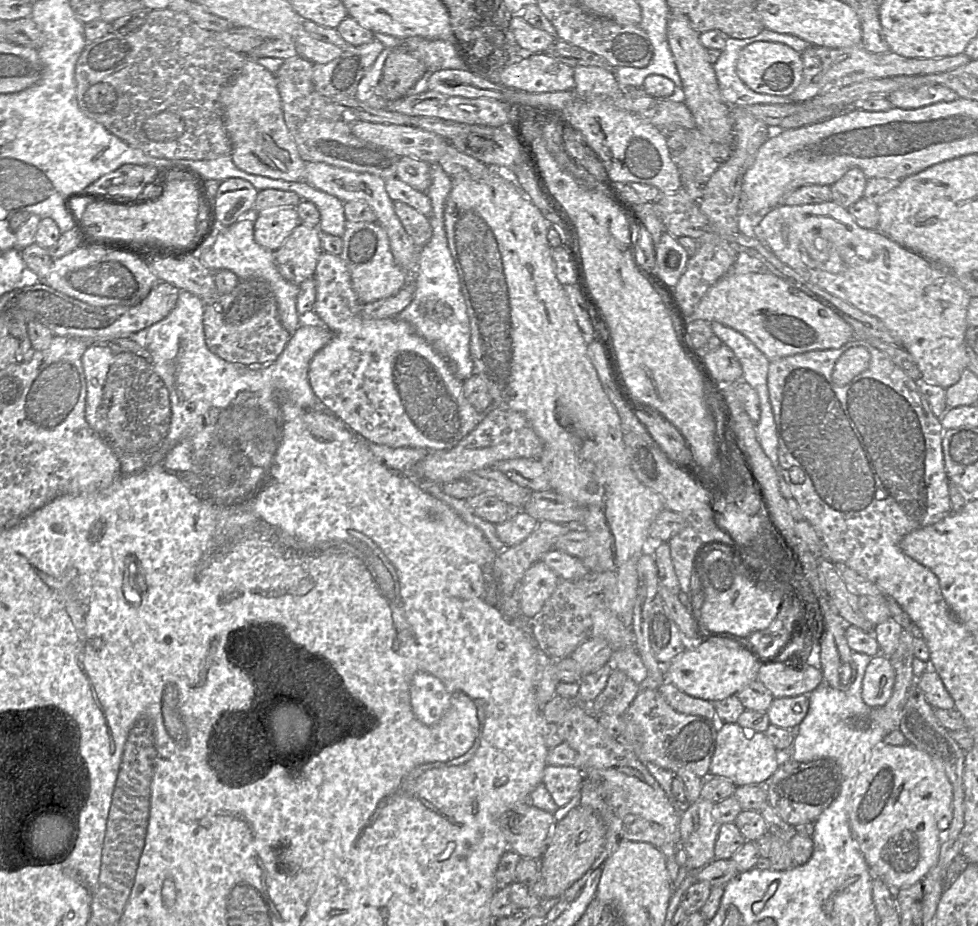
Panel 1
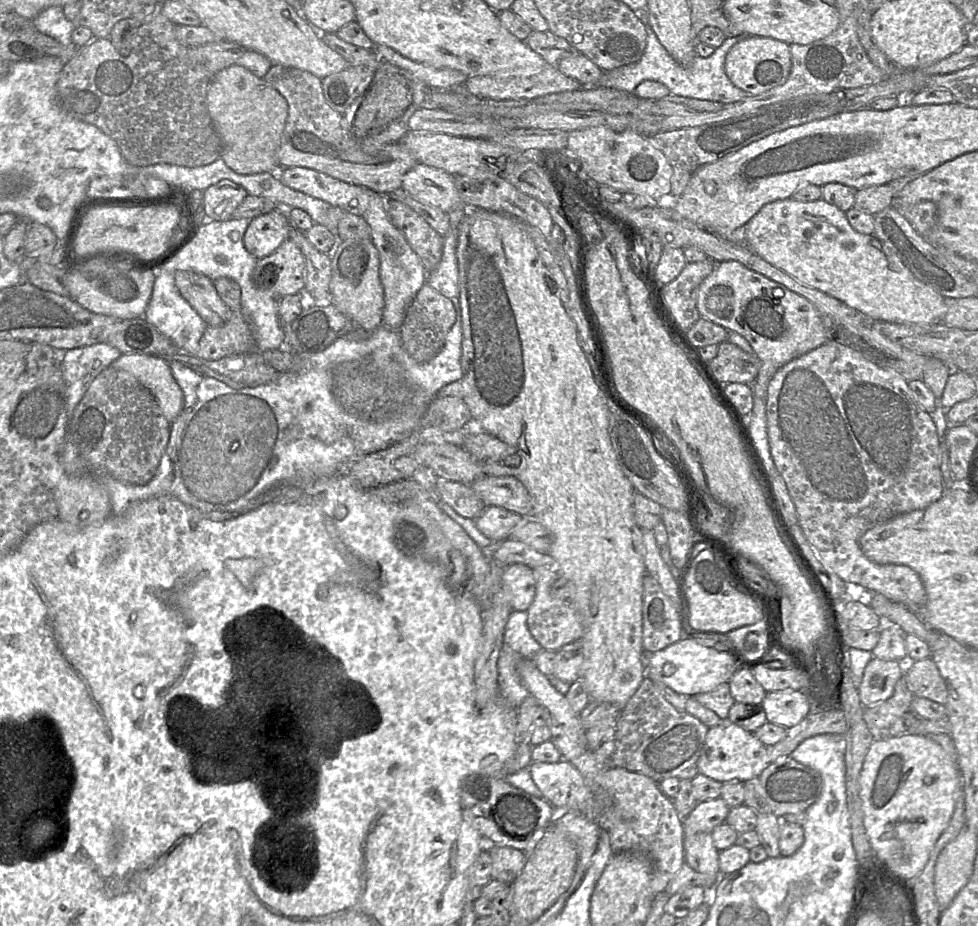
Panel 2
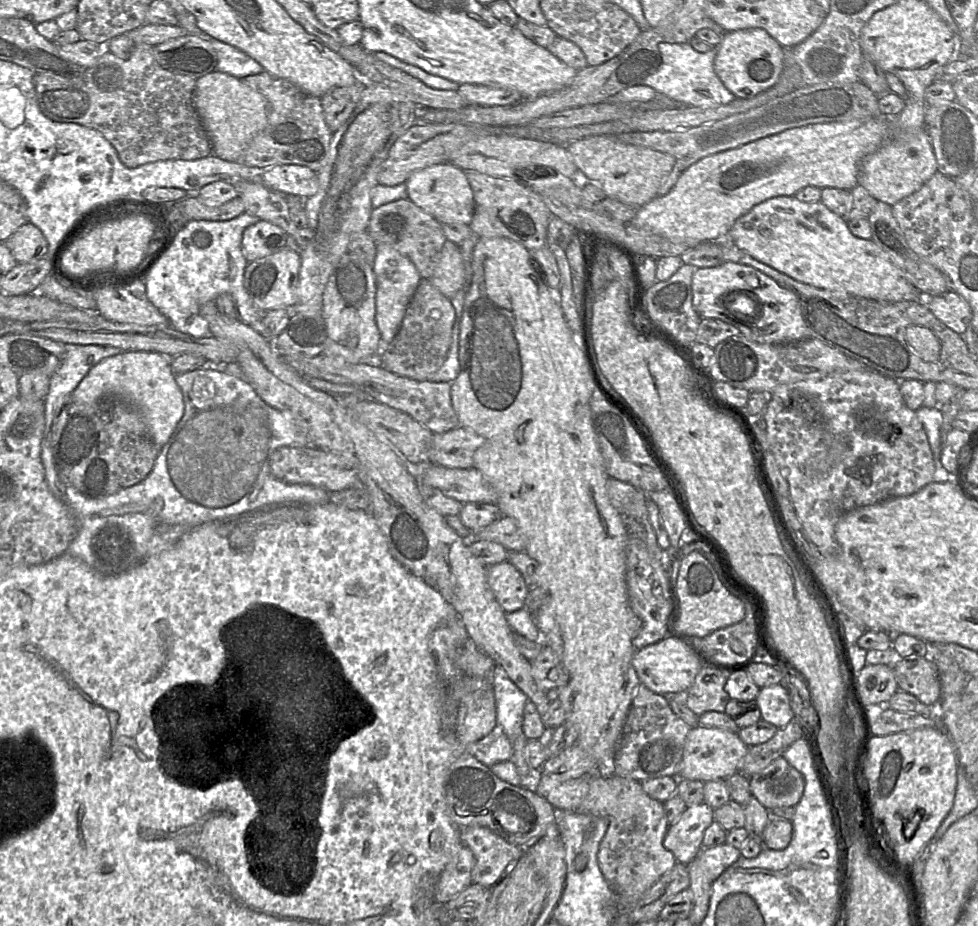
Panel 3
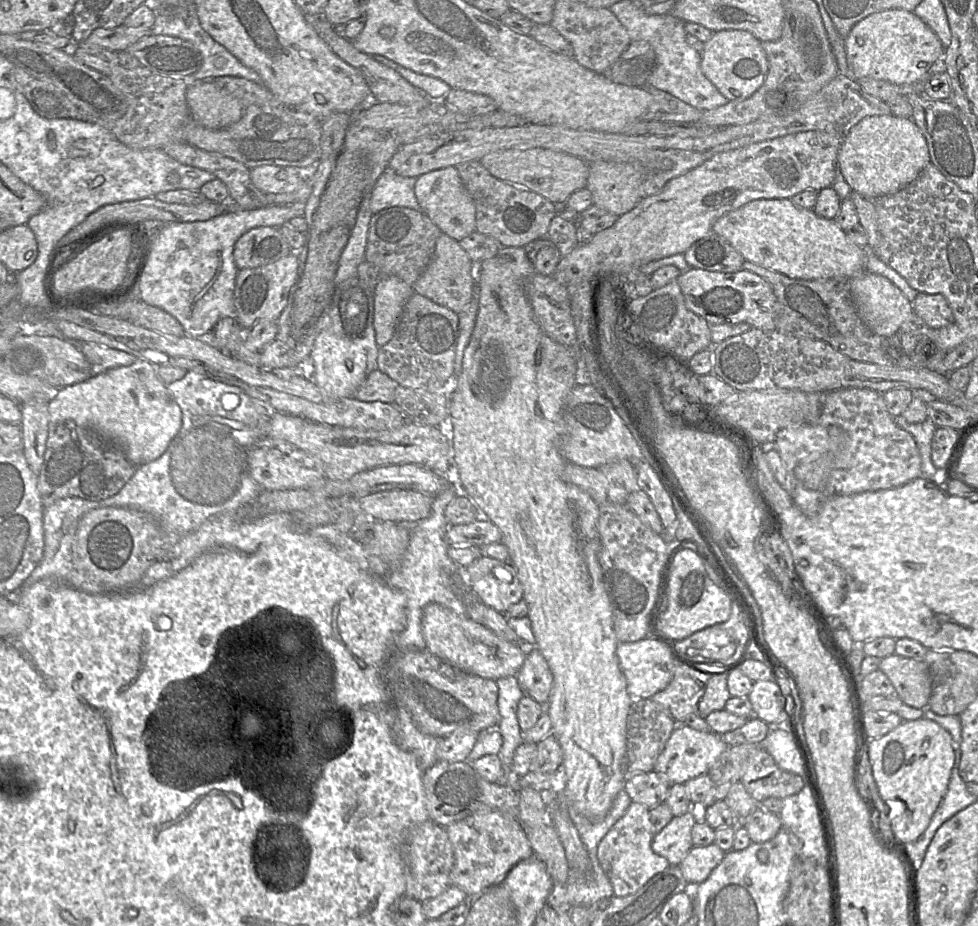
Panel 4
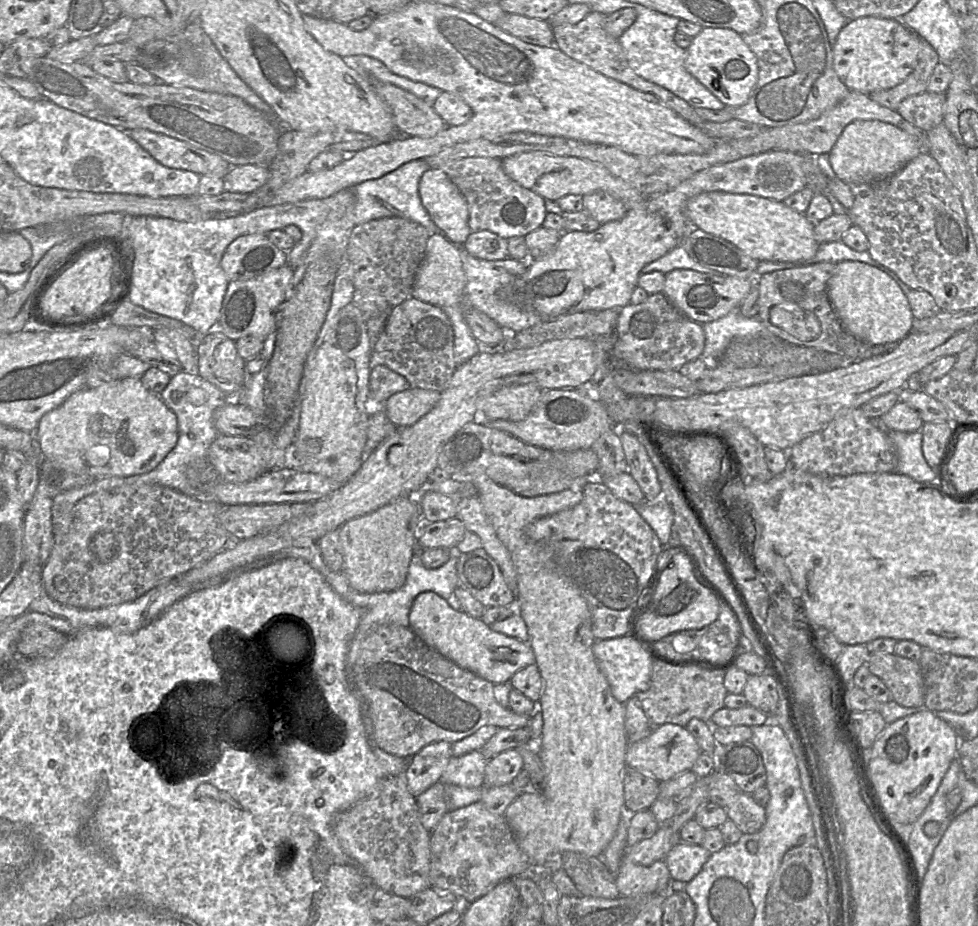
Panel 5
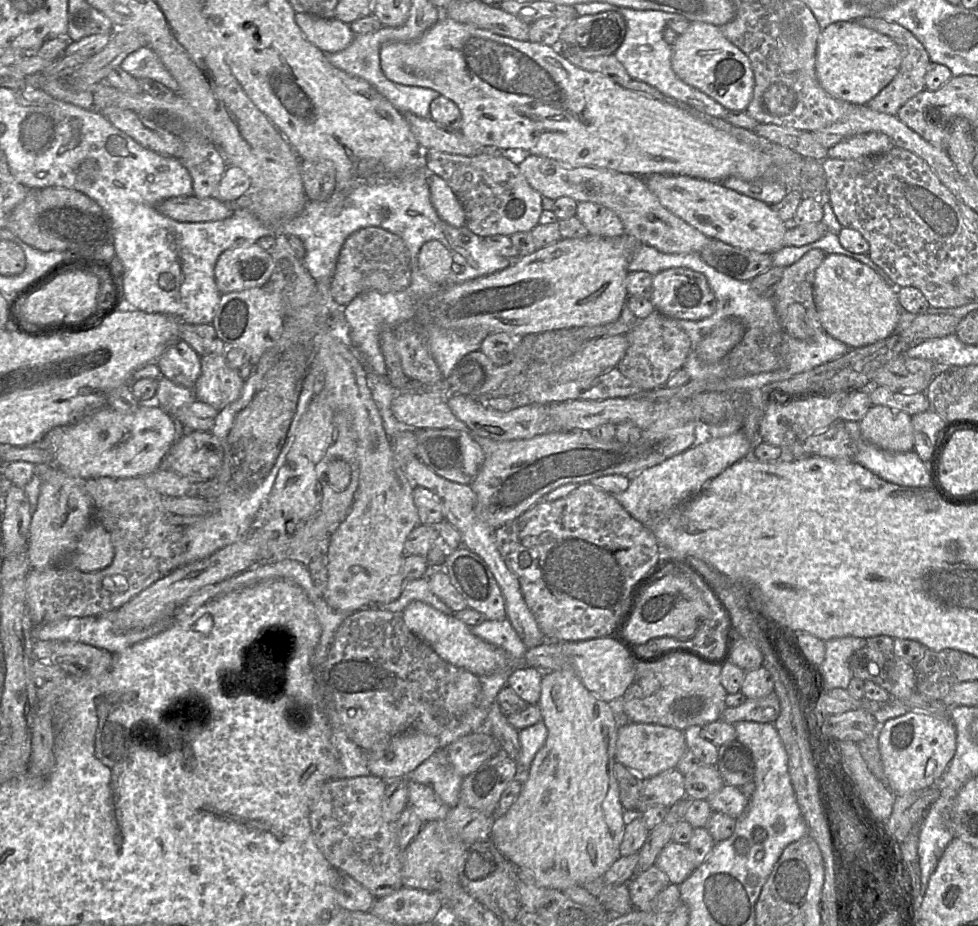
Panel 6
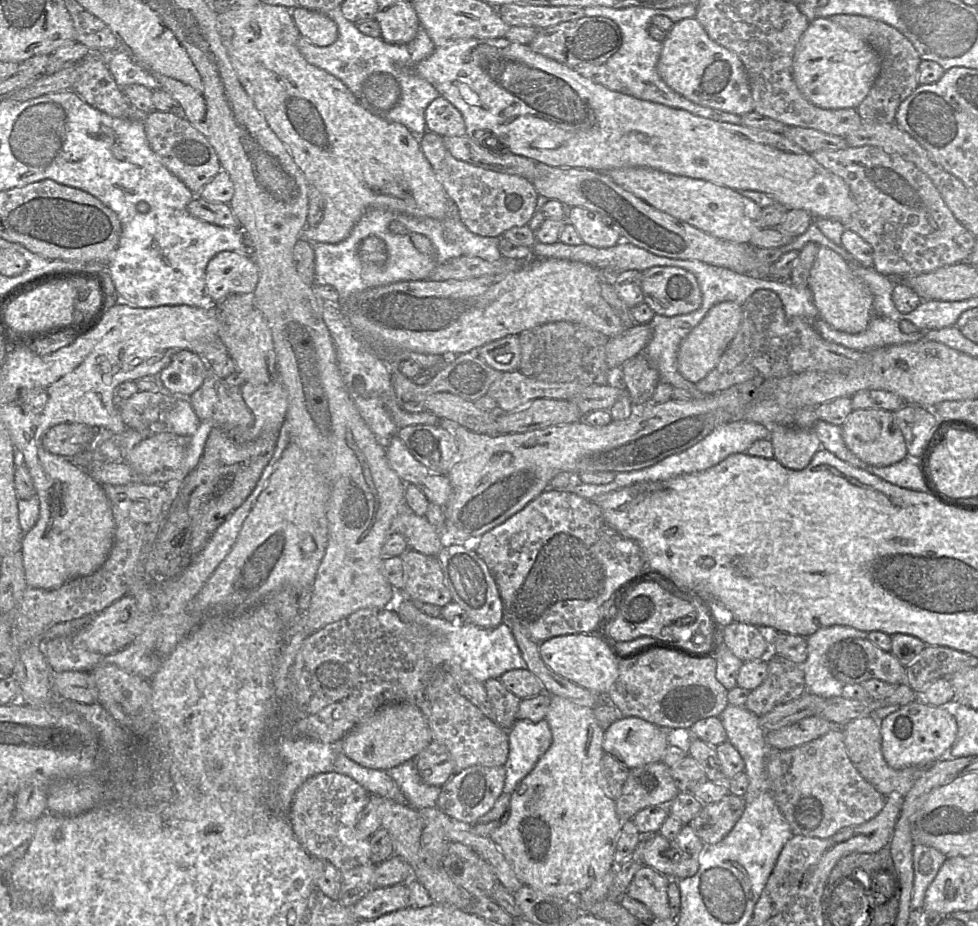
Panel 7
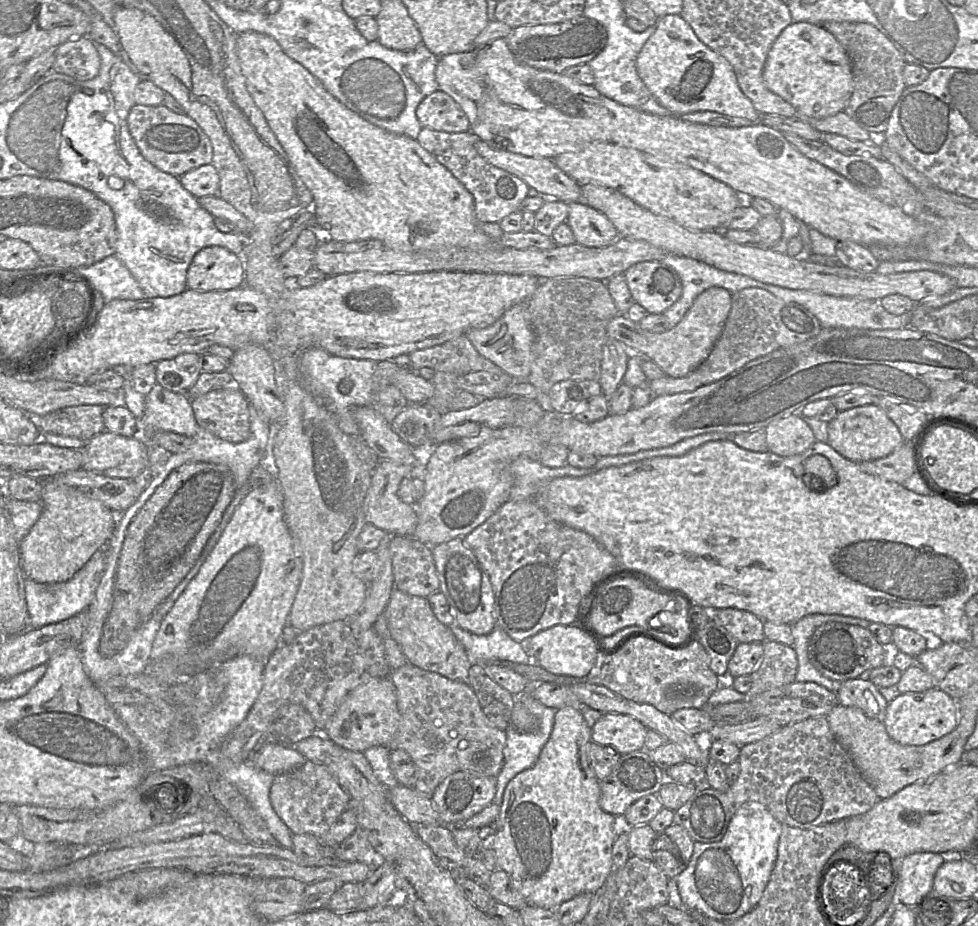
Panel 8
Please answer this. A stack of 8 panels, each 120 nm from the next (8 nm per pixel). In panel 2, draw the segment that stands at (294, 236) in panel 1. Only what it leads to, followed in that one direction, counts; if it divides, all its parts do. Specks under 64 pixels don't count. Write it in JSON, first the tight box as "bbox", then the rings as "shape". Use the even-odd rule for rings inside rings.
{"bbox":[252,238,306,300],"shape":[[[287,238],[272,254],[258,260],[252,281],[261,292],[280,300],[305,288],[306,263],[301,250]]]}

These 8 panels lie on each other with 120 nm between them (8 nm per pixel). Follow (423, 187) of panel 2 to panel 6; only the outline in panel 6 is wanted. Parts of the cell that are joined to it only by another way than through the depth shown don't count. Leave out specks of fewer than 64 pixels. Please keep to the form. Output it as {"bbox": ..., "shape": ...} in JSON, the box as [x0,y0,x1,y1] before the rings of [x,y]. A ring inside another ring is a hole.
{"bbox":[428,174,466,228],"shape":[[[428,174],[430,198],[439,218],[454,228],[466,225],[465,212],[462,204],[440,176]]]}

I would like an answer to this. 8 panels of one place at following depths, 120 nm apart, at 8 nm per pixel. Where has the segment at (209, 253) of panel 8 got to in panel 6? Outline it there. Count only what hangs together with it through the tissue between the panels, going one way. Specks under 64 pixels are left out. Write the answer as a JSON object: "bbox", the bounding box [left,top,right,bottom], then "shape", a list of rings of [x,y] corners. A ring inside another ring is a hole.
{"bbox":[214,243,274,295],"shape":[[[253,243],[224,251],[216,262],[214,276],[223,295],[264,286],[274,268],[271,253]]]}

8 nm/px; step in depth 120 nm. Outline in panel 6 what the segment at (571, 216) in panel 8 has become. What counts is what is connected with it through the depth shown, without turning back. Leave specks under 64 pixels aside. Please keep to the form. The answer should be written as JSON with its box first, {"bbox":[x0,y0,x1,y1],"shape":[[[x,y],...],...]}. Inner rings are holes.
{"bbox":[575,202,625,237],"shape":[[[578,202],[575,215],[586,227],[589,235],[617,237],[625,233],[618,215],[600,204]]]}

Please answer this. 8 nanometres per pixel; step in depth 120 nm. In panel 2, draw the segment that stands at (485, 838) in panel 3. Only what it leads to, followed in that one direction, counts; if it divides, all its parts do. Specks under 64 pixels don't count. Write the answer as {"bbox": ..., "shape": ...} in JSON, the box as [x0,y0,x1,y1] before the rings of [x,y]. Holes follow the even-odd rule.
{"bbox":[484,841,526,882],"shape":[[[484,841],[484,850],[492,859],[492,880],[513,882],[522,872],[526,863],[526,853],[512,847],[498,846]]]}

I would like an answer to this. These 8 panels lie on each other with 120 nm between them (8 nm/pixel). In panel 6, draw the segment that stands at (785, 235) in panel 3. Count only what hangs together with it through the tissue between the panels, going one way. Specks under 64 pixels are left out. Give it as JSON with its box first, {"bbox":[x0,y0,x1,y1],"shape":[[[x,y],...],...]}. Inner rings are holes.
{"bbox":[640,174,788,253],"shape":[[[651,174],[640,177],[666,209],[708,238],[760,253],[773,253],[784,247],[783,237],[788,225],[770,205],[760,200],[726,188],[720,182],[686,175]]]}

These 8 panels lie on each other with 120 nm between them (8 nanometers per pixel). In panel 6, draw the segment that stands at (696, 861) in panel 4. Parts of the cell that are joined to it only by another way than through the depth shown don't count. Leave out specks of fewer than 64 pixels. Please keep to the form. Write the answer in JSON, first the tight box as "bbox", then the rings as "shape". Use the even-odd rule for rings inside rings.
{"bbox":[655,842,695,885],"shape":[[[669,842],[659,853],[655,865],[662,870],[672,884],[680,885],[695,868],[695,857],[687,844]]]}

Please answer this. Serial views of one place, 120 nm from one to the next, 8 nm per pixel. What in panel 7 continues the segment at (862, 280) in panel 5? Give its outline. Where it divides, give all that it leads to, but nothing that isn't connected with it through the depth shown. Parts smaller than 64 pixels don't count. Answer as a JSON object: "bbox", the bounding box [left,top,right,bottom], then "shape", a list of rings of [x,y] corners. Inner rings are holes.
{"bbox":[809,246,873,334],"shape":[[[820,246],[810,271],[809,288],[819,317],[835,330],[848,334],[864,331],[872,318],[873,294],[869,287],[854,275],[851,265],[833,250]]]}

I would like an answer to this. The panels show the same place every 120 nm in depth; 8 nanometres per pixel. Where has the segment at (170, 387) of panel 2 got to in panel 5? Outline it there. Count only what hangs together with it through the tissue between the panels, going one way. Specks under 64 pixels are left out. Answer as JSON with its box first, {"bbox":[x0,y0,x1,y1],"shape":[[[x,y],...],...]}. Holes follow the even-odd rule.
{"bbox":[34,378,178,479],"shape":[[[141,378],[114,379],[99,387],[84,387],[71,394],[60,406],[42,416],[34,432],[34,439],[42,457],[54,460],[70,471],[104,479],[145,474],[156,468],[178,441],[176,414],[161,397],[147,390]]]}

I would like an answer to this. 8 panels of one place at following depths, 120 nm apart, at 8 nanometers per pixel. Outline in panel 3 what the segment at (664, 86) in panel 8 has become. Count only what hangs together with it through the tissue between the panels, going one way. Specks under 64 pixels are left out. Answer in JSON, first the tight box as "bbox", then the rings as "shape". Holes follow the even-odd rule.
{"bbox":[714,29,784,99],"shape":[[[740,29],[726,32],[716,48],[714,71],[724,86],[738,99],[752,98],[773,86],[782,71],[784,47],[765,30]]]}

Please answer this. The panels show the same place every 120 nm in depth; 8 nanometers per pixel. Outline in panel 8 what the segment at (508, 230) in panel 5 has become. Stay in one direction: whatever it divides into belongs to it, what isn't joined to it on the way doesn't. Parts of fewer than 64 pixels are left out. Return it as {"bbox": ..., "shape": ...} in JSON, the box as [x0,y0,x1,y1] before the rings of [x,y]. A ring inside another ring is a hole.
{"bbox":[416,127,529,223],"shape":[[[422,127],[416,140],[472,194],[478,222],[499,223],[509,214],[520,211],[529,186],[517,176],[491,165],[480,156],[476,149],[480,139],[476,134],[471,131],[448,133]]]}

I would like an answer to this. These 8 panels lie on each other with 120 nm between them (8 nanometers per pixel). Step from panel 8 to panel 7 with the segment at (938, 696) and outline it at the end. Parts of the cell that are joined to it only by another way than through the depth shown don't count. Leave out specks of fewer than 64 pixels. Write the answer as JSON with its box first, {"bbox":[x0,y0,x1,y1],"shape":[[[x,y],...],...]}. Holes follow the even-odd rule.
{"bbox":[880,701,958,769],"shape":[[[914,701],[901,706],[880,721],[882,754],[894,769],[910,766],[931,766],[944,758],[953,746],[958,726],[955,717],[945,708]]]}

